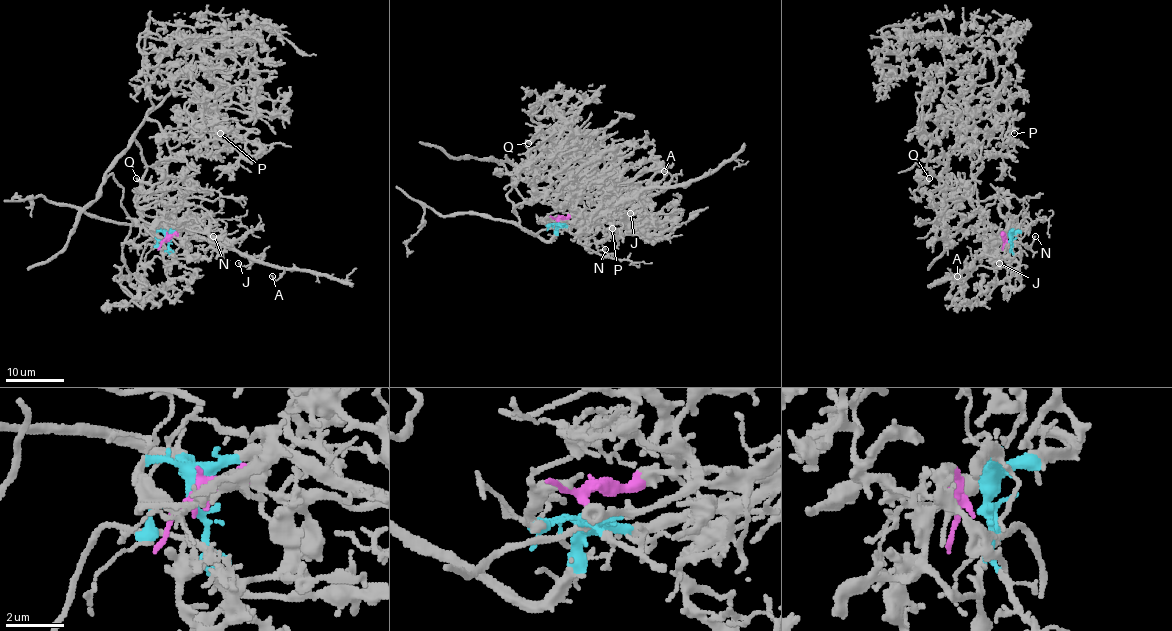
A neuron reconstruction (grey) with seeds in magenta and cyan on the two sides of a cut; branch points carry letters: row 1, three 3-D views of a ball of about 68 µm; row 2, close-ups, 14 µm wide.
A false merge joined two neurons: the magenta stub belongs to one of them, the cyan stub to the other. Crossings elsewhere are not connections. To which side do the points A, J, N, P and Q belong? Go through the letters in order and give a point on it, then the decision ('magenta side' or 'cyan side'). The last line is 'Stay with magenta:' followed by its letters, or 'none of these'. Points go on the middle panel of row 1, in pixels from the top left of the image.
A: place (664, 171); cyan side
J: place (630, 213); cyan side
N: place (605, 249); cyan side
P: place (612, 228); magenta side
Q: place (528, 143); magenta side
Stay with magenta: P, Q

